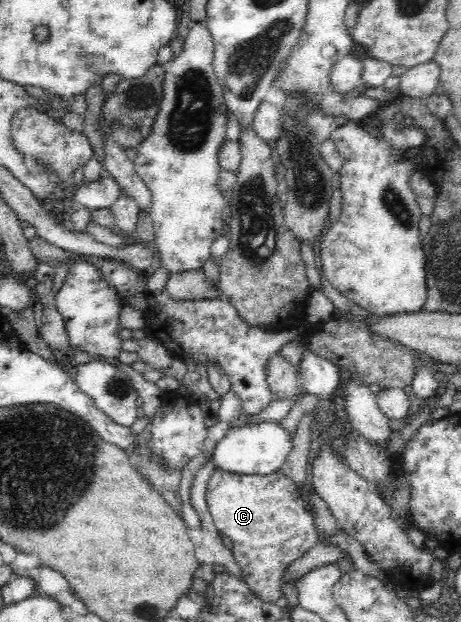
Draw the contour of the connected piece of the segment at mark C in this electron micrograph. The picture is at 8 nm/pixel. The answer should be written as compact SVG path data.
M215 468L207 484L207 505L214 524L222 536L233 542L233 555L244 575L244 581L265 603L275 604L281 598L281 588L285 584L284 573L293 561L307 555L319 540L313 518L308 514L298 494L298 486L279 470L269 475L255 477L236 474Z

